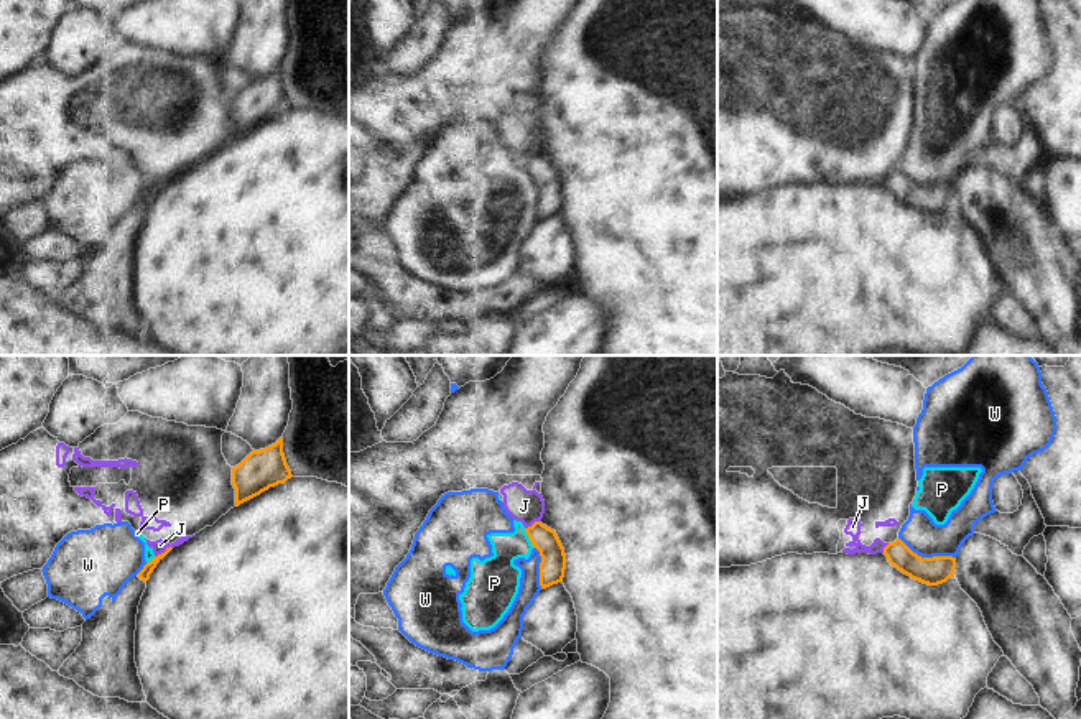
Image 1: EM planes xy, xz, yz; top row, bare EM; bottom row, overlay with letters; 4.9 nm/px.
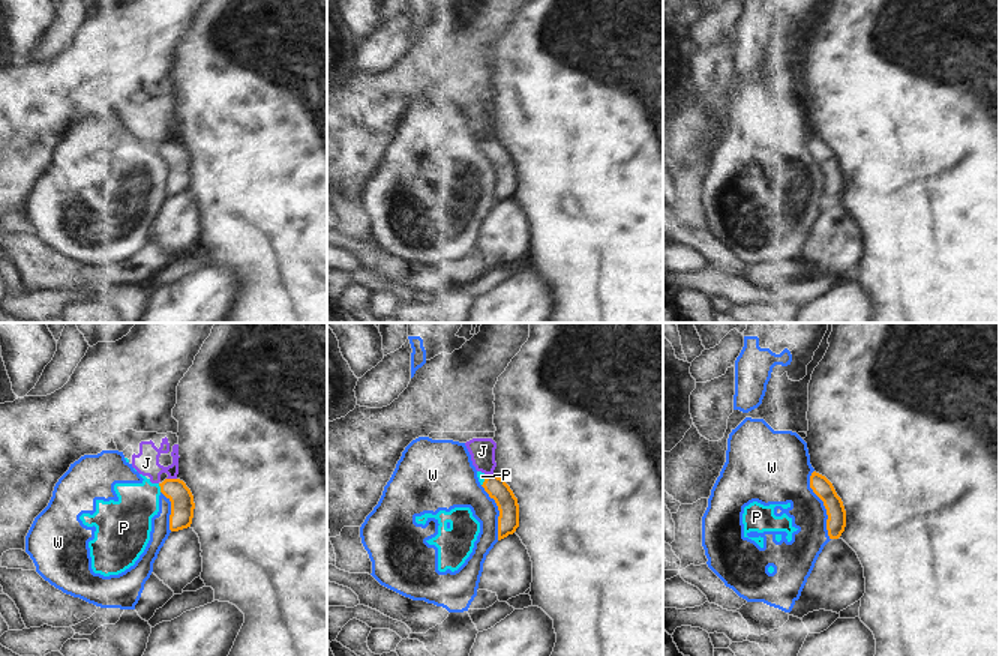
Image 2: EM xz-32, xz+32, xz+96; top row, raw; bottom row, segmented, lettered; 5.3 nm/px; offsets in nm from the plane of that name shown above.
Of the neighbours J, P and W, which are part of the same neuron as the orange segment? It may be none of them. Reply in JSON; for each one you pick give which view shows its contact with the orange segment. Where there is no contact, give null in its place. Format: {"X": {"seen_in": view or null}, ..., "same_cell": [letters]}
{"same_cell": []}

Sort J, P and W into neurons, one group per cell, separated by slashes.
J / P W

